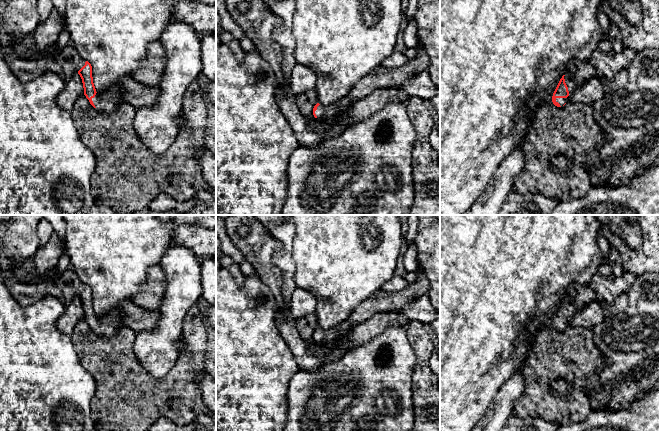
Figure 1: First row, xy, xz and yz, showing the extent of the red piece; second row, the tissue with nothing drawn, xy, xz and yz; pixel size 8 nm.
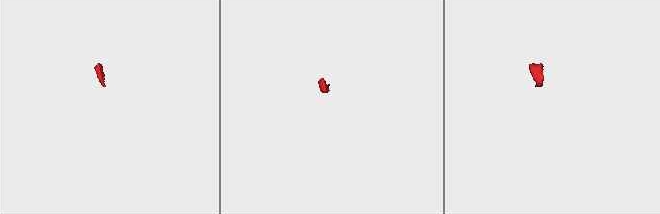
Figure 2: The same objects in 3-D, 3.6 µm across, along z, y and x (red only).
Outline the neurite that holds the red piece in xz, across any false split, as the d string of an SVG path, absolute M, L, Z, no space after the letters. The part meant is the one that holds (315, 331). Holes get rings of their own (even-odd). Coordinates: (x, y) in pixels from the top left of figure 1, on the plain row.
M419 265L415 272L421 275L420 279L405 289L398 292L385 292L380 289L359 304L342 323L329 330L317 327L313 332L314 341L322 344L333 342L347 334L351 327L364 323L370 317L383 312L399 313L412 300L427 294L430 284L423 267Z

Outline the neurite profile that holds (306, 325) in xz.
M316 313L309 314L296 320L296 328L301 338L307 342L309 349L313 350L315 348L320 348L322 351L324 348L327 349L328 355L326 357L323 356L325 363L340 360L347 352L336 346L338 339L324 344L314 341L313 332L317 327L318 323Z

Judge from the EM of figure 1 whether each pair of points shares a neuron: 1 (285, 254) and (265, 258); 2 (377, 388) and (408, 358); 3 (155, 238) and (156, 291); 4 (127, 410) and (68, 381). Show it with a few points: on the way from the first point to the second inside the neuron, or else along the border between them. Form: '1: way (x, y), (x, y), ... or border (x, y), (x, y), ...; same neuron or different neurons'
1: border (280, 247), (273, 256), (273, 264), (283, 278); different neurons
2: way (385, 380), (400, 365); same neuron
3: border (158, 263), (148, 269), (147, 278), (143, 285); different neurons
4: border (87, 372), (95, 383), (91, 417); different neurons

